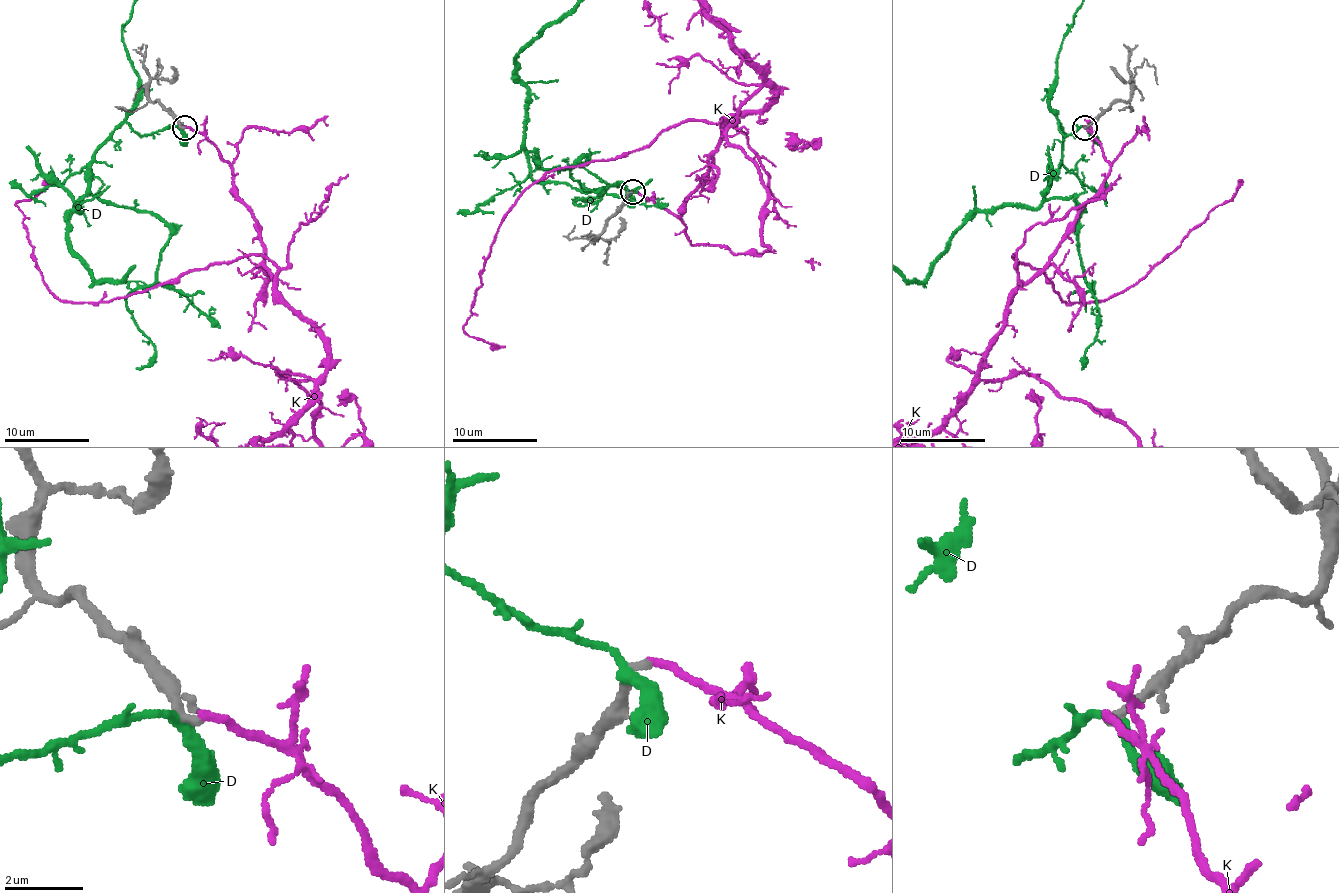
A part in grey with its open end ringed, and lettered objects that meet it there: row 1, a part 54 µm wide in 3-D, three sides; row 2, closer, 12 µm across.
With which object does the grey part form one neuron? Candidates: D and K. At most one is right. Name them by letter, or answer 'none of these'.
none of these

